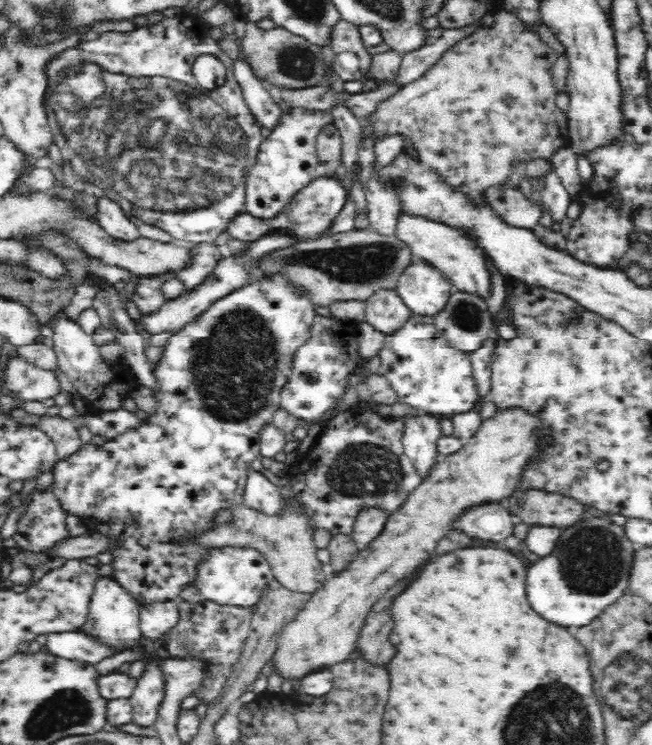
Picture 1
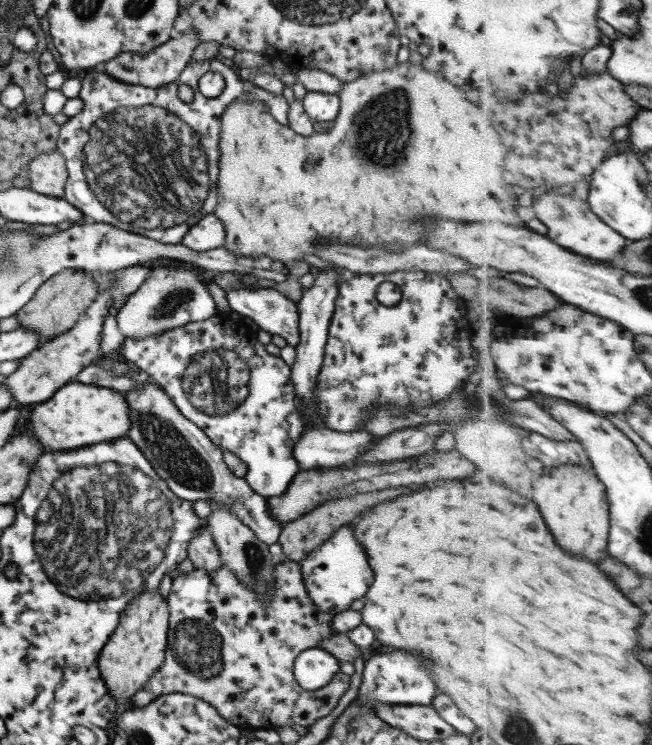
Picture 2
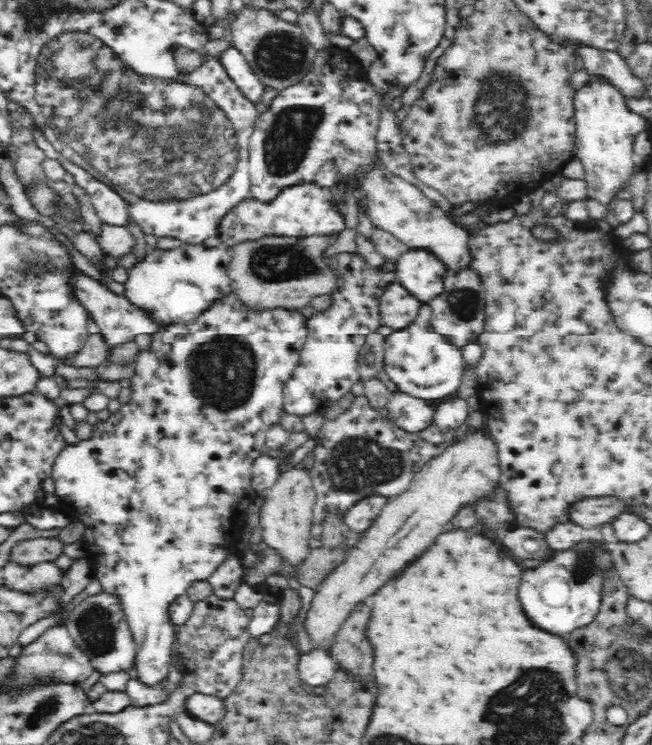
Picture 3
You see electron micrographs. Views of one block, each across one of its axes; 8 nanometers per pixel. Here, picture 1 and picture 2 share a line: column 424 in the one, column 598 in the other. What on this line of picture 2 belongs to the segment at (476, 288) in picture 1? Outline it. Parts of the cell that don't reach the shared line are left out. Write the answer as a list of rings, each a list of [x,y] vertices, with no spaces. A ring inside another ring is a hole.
[[[545,192],[535,201],[533,200],[532,207],[534,215],[548,226],[547,235],[557,244],[581,256],[609,263],[625,250],[630,241],[595,214],[587,200],[581,200],[574,193],[555,195],[555,193]]]

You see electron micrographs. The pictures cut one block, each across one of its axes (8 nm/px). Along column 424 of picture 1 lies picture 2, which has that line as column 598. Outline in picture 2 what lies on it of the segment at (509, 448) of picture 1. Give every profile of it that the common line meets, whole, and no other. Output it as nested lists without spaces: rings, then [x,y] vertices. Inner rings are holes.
[[[592,464],[588,467],[561,465],[549,474],[539,474],[532,482],[531,498],[549,522],[557,542],[561,542],[561,548],[595,562],[609,556],[611,517],[608,490]]]

